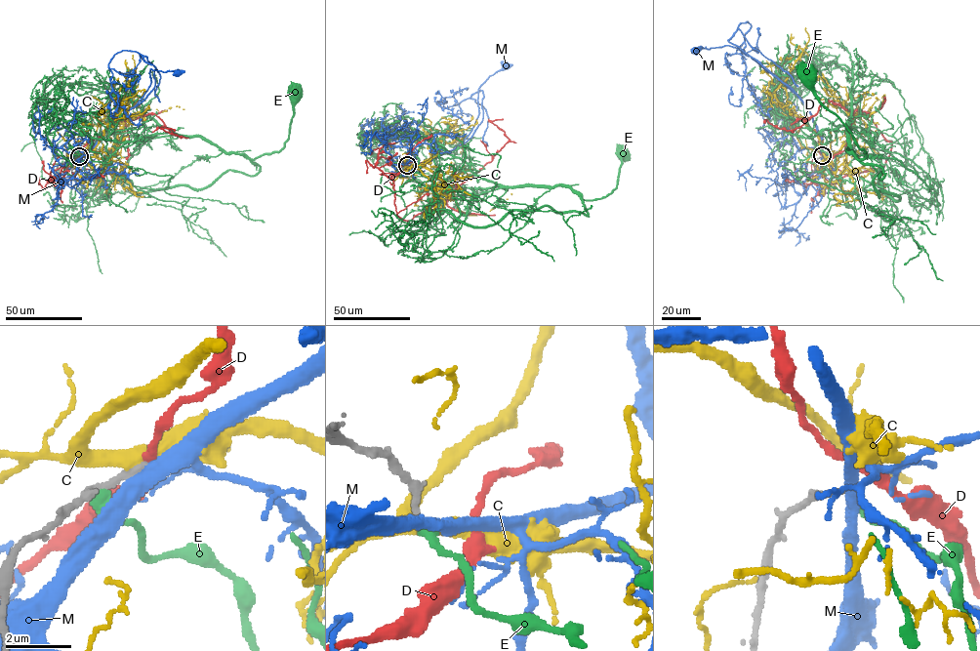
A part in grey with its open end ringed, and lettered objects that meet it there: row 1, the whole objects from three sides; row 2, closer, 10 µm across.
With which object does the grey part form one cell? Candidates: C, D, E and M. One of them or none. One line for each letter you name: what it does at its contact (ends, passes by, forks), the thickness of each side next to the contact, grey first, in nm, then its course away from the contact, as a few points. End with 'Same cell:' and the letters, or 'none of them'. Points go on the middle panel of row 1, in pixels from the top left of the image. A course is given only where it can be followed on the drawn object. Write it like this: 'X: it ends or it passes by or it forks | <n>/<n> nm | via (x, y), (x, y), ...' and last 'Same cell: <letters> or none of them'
Same cell: none of them

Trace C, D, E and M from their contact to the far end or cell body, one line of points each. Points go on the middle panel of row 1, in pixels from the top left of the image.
C: (406, 165), (425, 167), (435, 173), (442, 184), (453, 194), (457, 207), (469, 214), (484, 214), (510, 193)
D: (407, 165), (389, 182), (396, 214), (409, 221), (445, 203), (491, 161), (509, 141), (491, 122), (503, 118)
E: (405, 165), (431, 183), (440, 213), (487, 226), (544, 206), (586, 215), (579, 194), (612, 192), (622, 152)
M: (407, 165), (431, 161), (462, 142), (479, 113), (478, 88), (505, 65)

